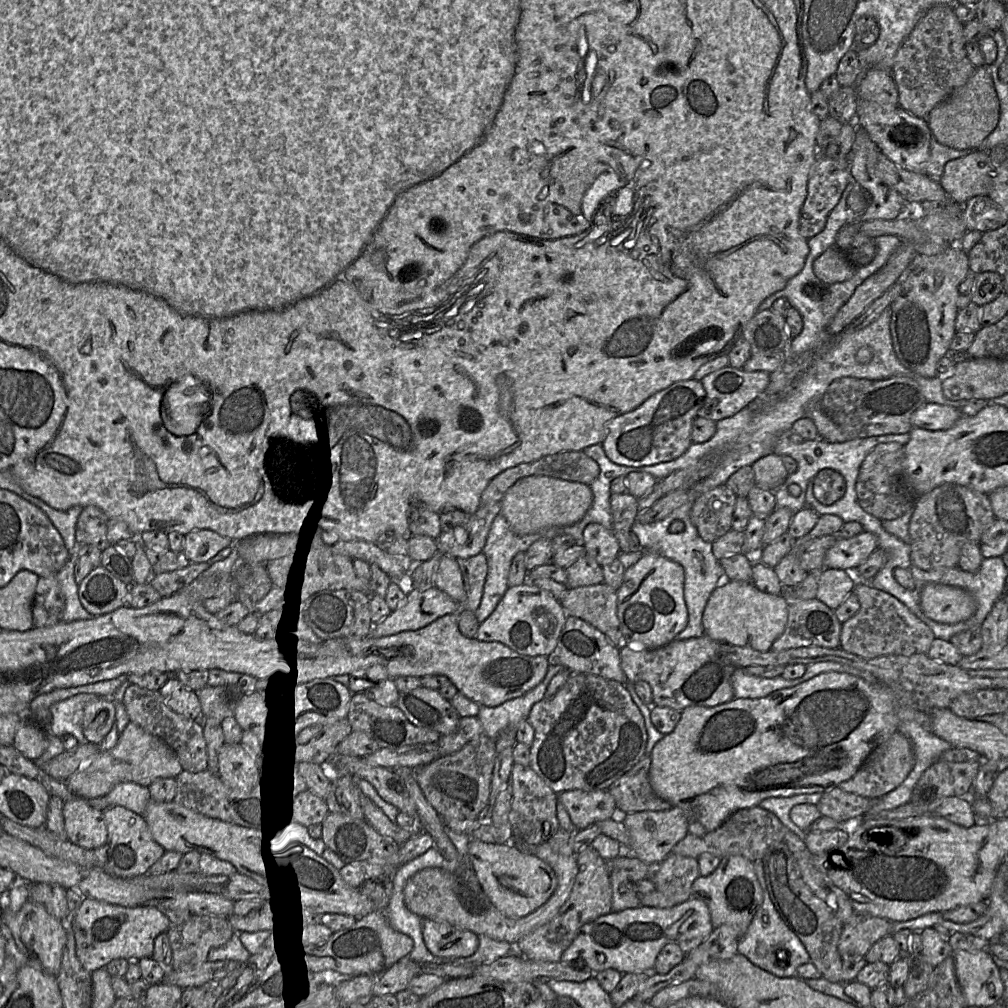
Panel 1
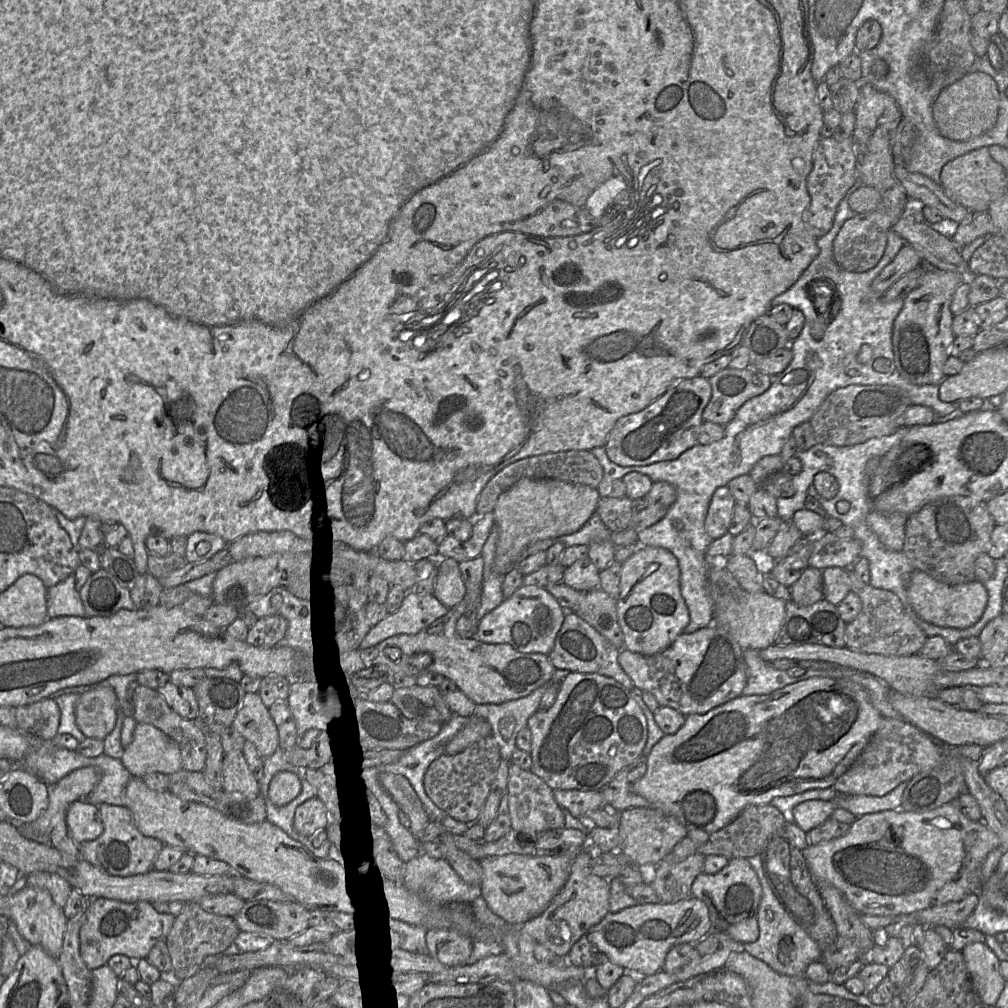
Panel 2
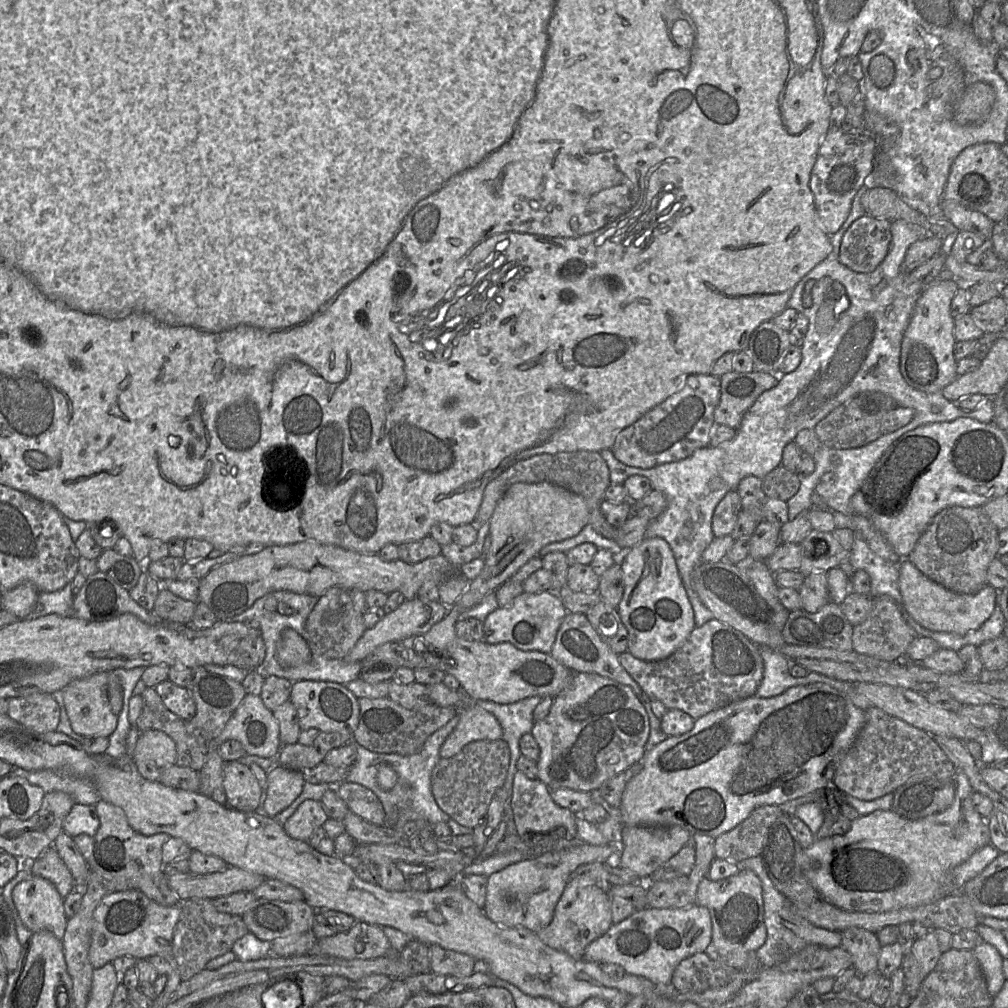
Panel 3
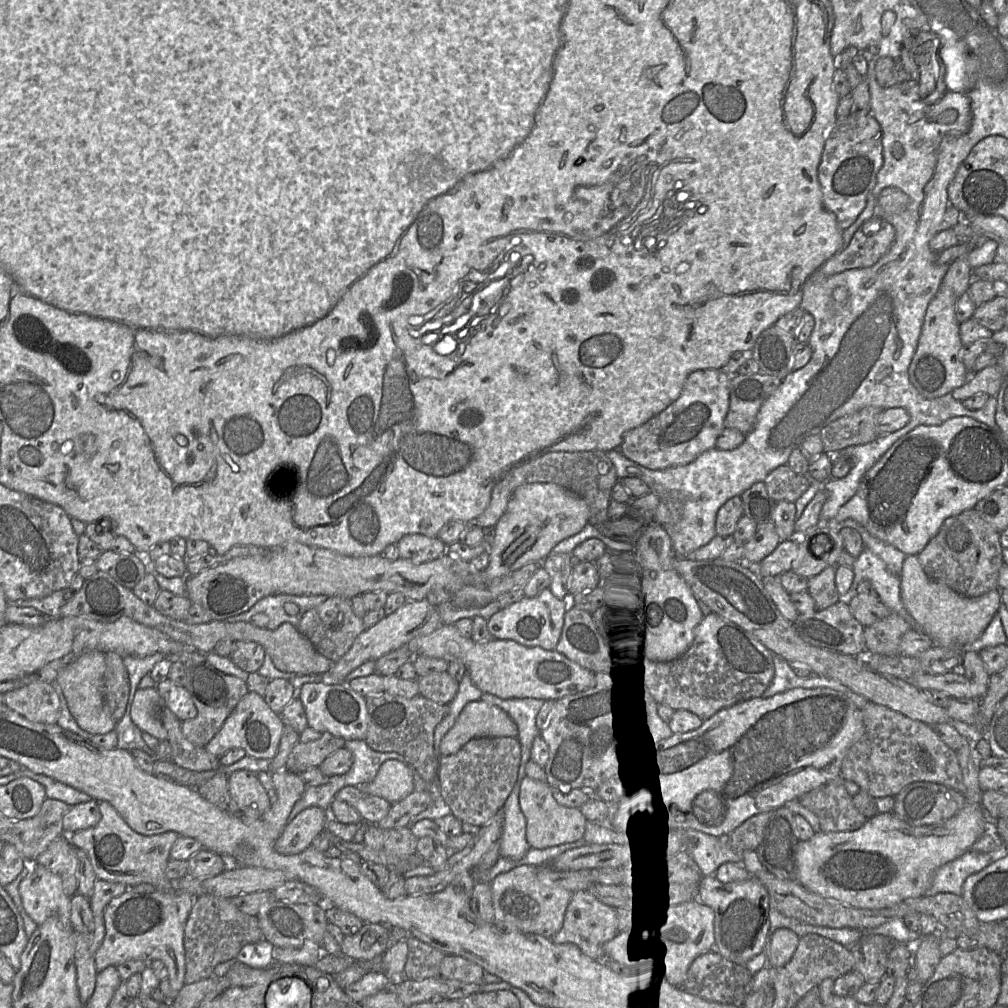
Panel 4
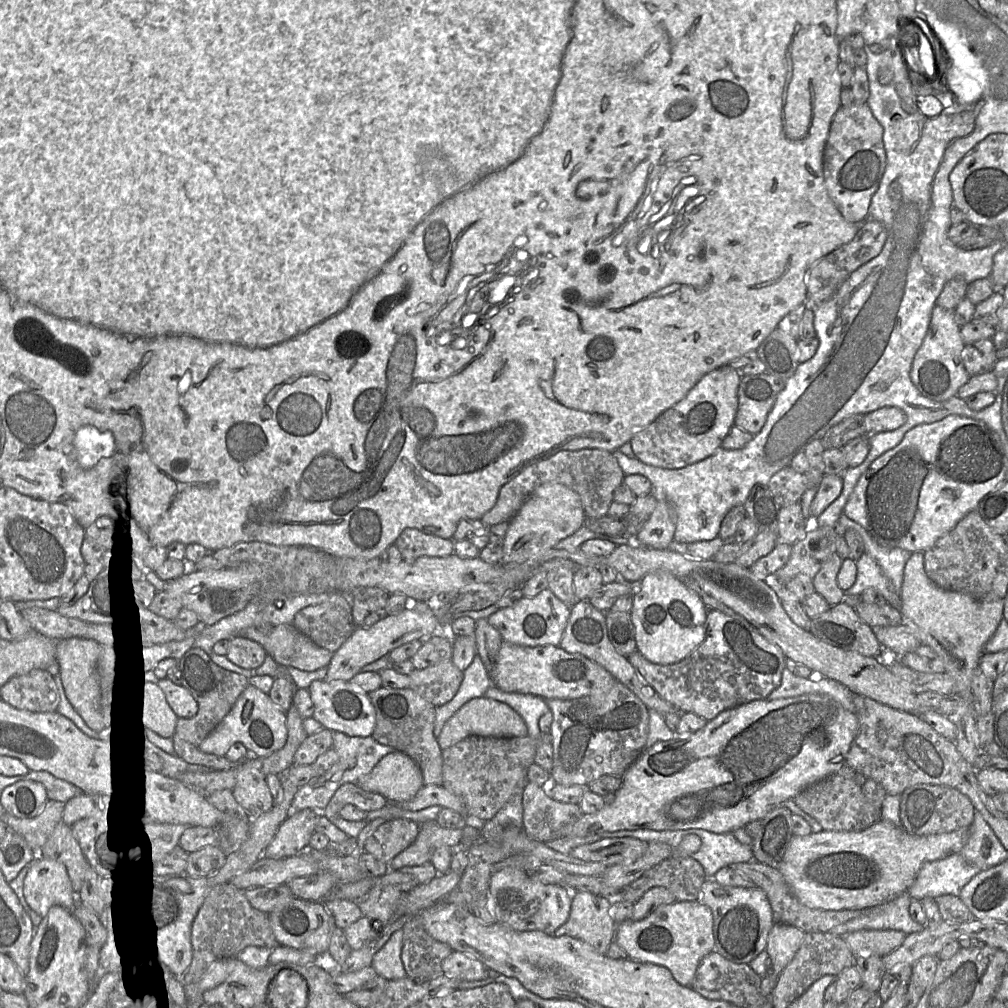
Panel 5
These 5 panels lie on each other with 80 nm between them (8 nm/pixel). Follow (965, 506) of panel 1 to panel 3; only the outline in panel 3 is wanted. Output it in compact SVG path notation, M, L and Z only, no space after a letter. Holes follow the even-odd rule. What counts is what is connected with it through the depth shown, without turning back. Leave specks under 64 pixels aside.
M948 506L933 517L906 559L947 589L976 594L987 585L988 566L998 557L998 533L982 507Z

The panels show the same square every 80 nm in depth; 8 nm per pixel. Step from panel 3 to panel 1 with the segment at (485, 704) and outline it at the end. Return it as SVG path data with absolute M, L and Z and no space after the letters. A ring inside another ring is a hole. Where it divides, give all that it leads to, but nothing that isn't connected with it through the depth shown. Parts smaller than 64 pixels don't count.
M549 665L544 679L525 694L495 707L480 706L477 717L482 724L483 734L495 741L504 730L517 731L519 724L528 718L533 705L544 698L552 678L564 669L562 665Z

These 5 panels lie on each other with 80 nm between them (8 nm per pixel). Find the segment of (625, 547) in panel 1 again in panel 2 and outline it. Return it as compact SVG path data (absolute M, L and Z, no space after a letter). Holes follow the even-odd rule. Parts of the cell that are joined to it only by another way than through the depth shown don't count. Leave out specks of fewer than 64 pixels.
M627 496L601 498L596 512L611 532L620 532L629 528L634 515L633 500Z

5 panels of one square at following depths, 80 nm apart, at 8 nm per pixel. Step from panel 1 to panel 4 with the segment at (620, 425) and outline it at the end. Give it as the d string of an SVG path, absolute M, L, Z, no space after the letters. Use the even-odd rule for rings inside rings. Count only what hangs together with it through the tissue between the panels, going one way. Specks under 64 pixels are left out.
M721 369L696 370L689 374L680 396L663 411L647 422L627 431L623 436L620 451L629 460L651 470L686 465L701 453L715 447L717 438L725 428L724 420L729 410L731 376Z

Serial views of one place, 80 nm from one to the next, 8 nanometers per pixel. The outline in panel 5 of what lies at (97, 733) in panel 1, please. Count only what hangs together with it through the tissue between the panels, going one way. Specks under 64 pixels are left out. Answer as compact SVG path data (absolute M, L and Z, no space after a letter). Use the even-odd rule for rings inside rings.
M68 638L56 642L56 662L65 696L86 725L99 732L105 727L100 712L100 688L96 672L96 661L101 653L101 645L91 639Z

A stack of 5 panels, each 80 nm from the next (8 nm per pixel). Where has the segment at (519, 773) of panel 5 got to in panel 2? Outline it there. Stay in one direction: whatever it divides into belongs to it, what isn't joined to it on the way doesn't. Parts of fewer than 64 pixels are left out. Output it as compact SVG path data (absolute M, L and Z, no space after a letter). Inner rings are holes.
M492 736L479 739L458 754L443 754L434 760L425 772L425 792L447 815L473 825L484 808L501 759L500 747Z

